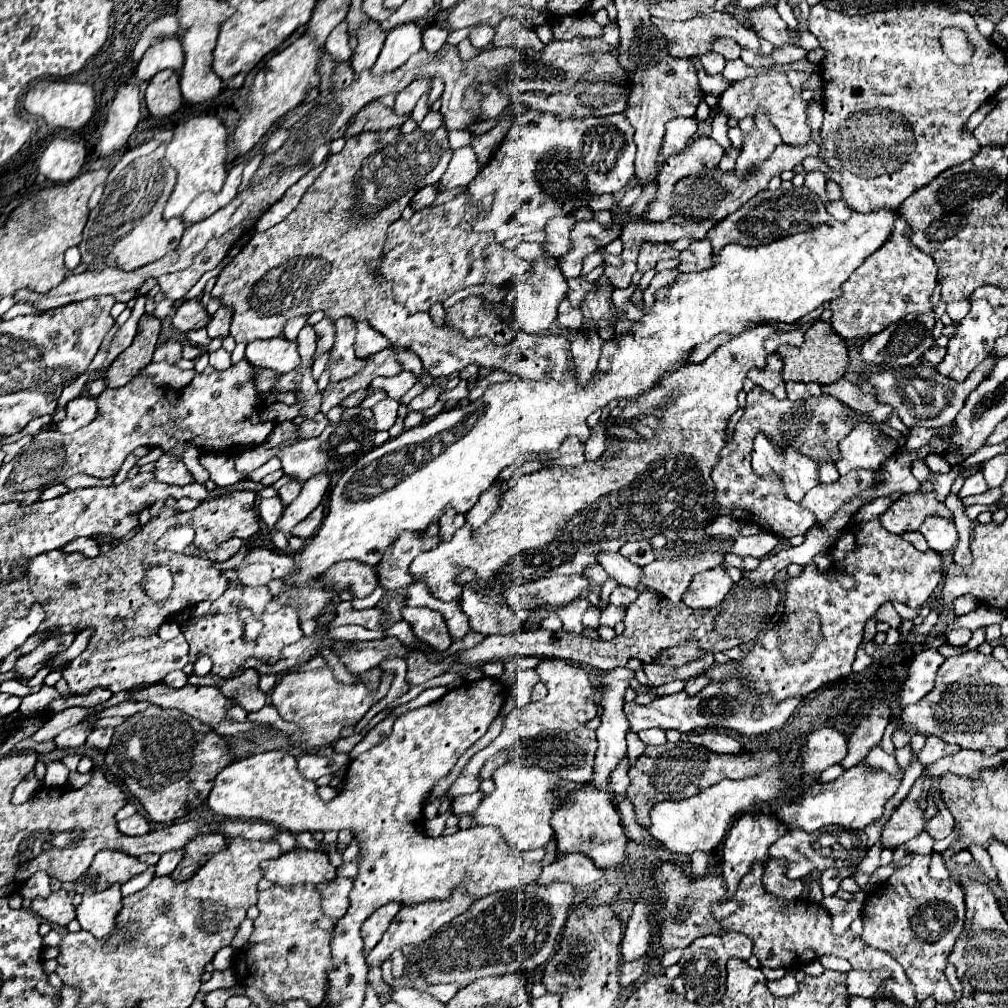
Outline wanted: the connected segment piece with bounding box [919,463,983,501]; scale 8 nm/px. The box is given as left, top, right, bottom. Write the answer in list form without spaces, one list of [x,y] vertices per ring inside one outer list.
[[[977,463],[977,465],[969,467],[969,469],[963,469],[963,465],[951,465],[951,471],[945,473],[945,475],[941,475],[941,473],[931,473],[929,479],[921,481],[919,493],[935,493],[937,501],[945,501],[945,497],[947,497],[949,491],[951,491],[951,485],[953,485],[953,481],[955,481],[957,477],[967,479],[967,477],[971,477],[975,471],[981,471],[981,467],[983,467],[981,463]]]

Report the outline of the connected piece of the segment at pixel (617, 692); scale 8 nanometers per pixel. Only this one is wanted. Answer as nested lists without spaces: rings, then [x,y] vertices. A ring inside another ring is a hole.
[[[617,667],[611,669],[611,673],[605,673],[599,677],[599,685],[601,685],[601,725],[597,727],[597,741],[599,741],[599,749],[595,755],[595,775],[591,779],[589,785],[599,787],[599,789],[607,789],[609,785],[609,775],[615,769],[615,765],[625,757],[627,753],[627,743],[625,743],[625,735],[629,729],[627,717],[623,715],[623,695],[625,689],[629,687],[629,681],[633,679],[633,671],[625,669],[625,667]]]

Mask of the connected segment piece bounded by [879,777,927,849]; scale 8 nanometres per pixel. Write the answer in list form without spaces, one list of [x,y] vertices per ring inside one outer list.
[[[923,777],[915,781],[907,799],[895,809],[891,819],[883,825],[883,831],[879,837],[879,845],[883,849],[897,849],[899,845],[903,845],[905,841],[913,839],[923,831],[927,821],[923,819],[923,811],[917,805],[921,791],[923,791]]]

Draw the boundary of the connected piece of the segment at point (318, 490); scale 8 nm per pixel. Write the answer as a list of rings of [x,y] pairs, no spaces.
[[[317,475],[315,479],[307,479],[307,483],[303,483],[299,497],[291,505],[287,505],[283,517],[277,523],[277,529],[281,529],[289,537],[291,529],[297,523],[301,523],[321,503],[329,487],[329,481],[331,481],[331,475]]]

